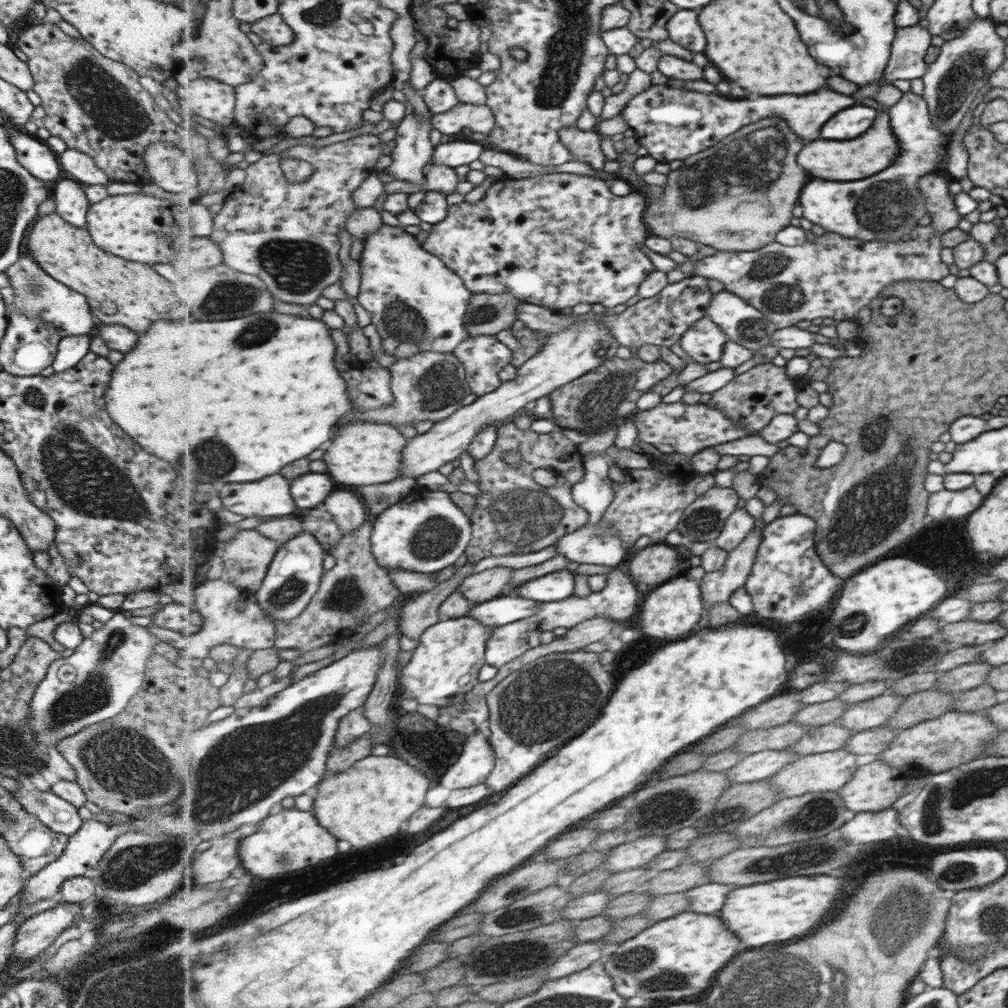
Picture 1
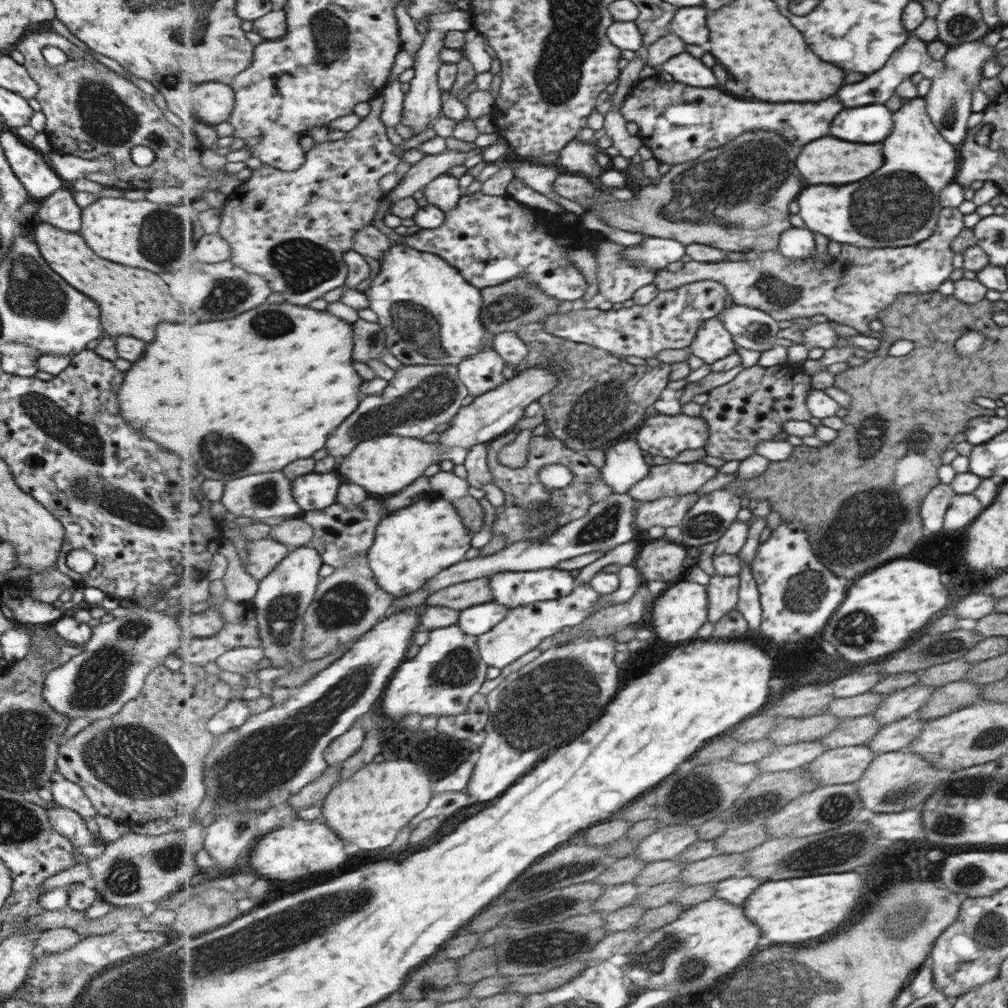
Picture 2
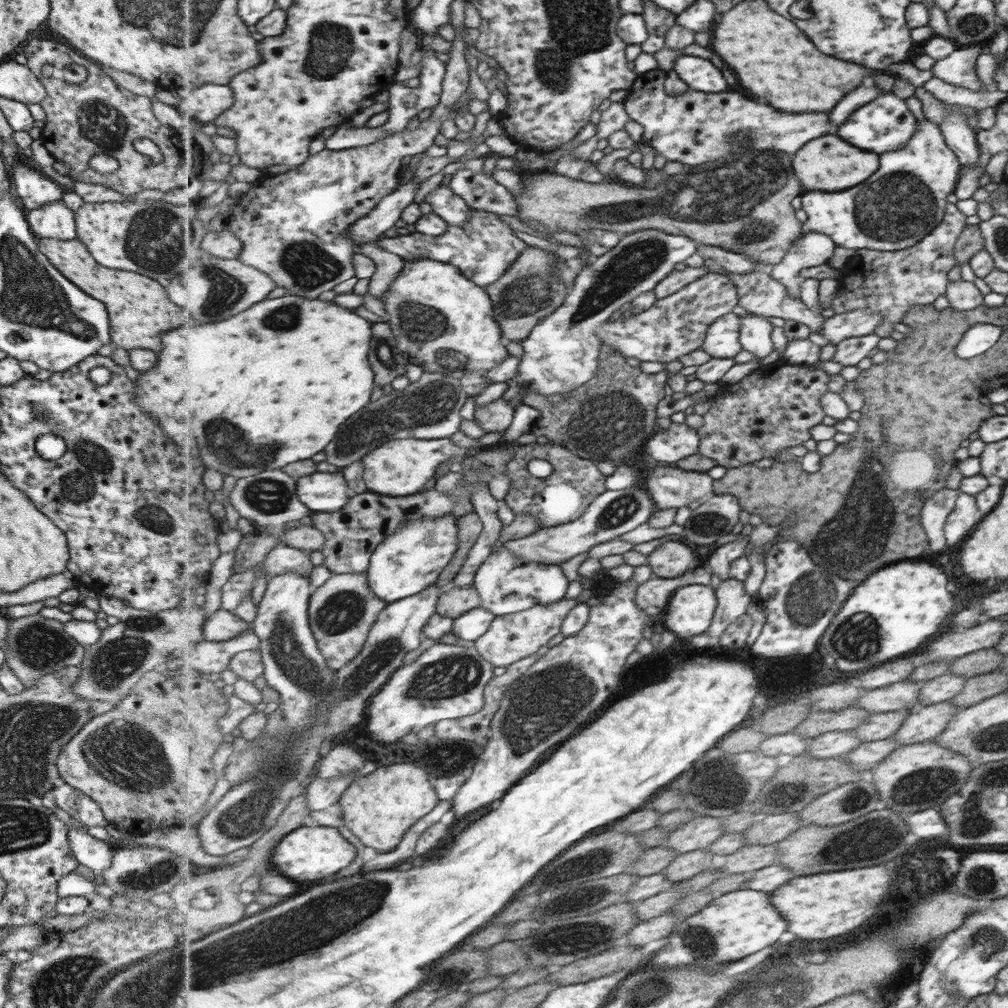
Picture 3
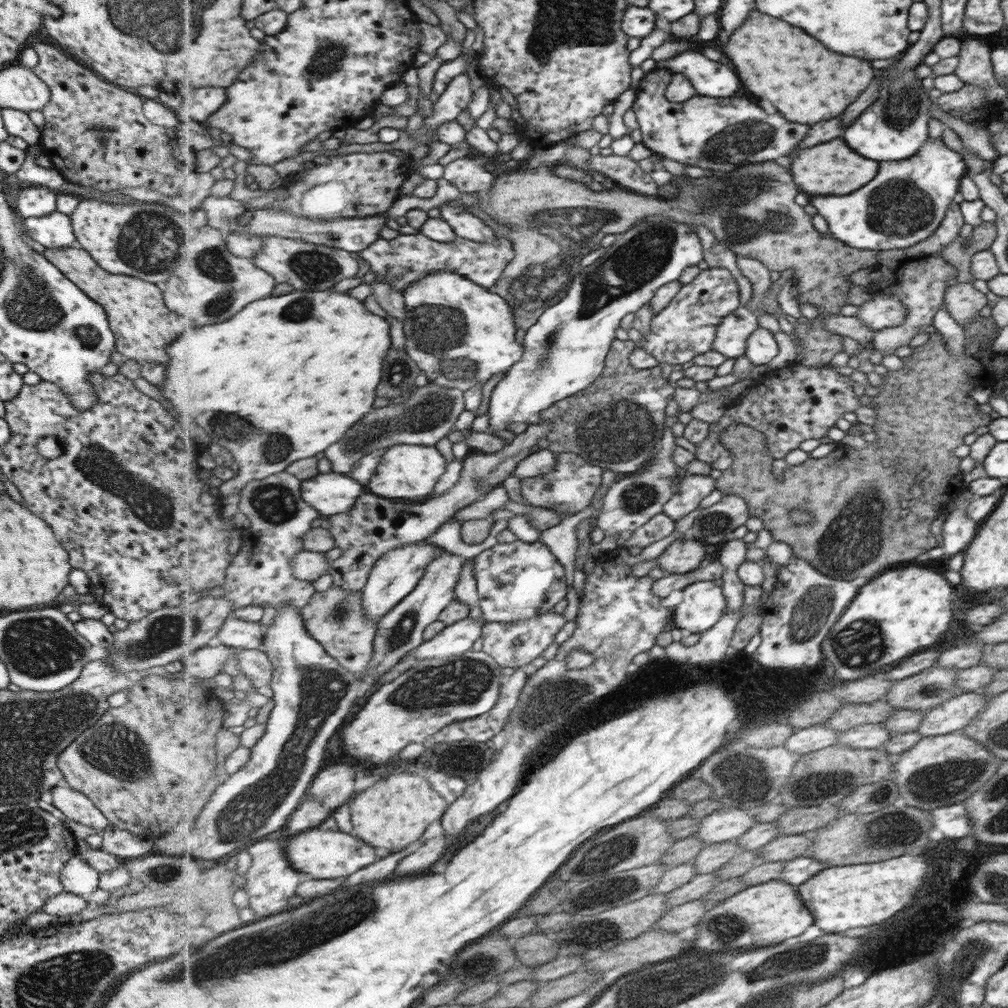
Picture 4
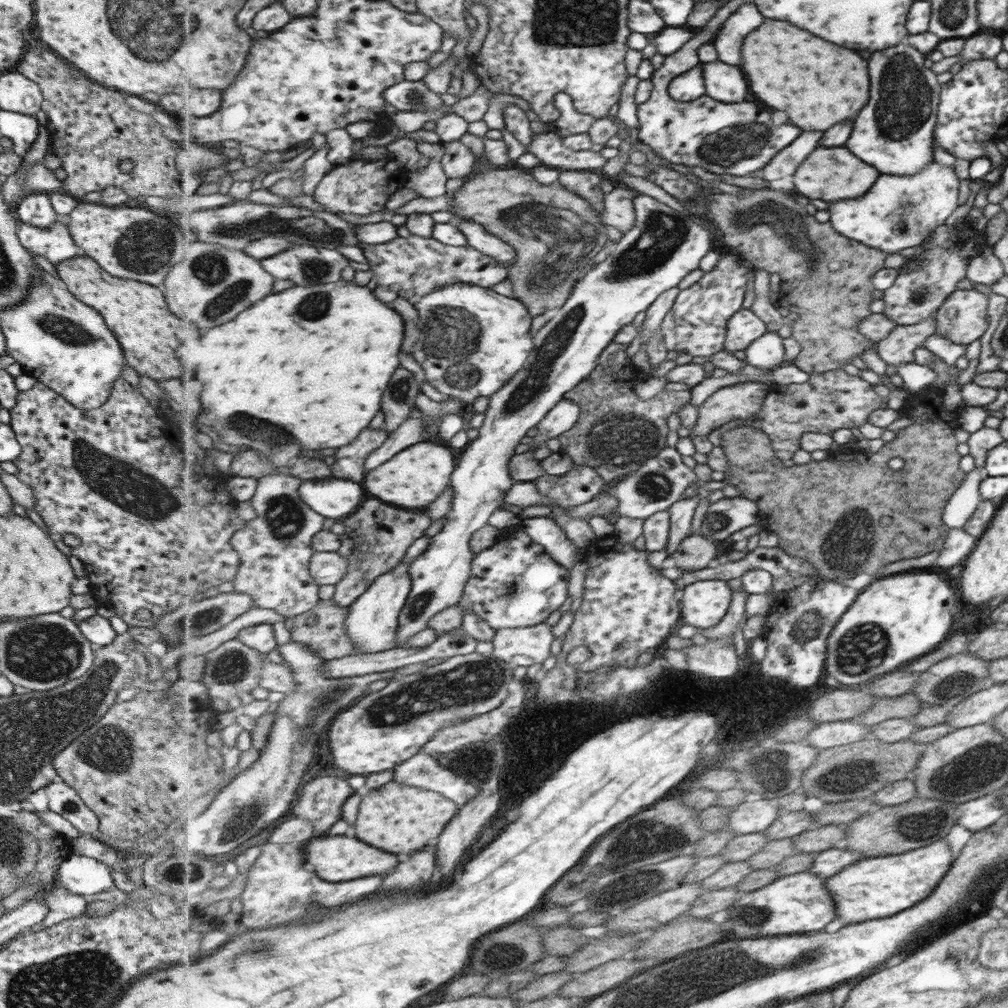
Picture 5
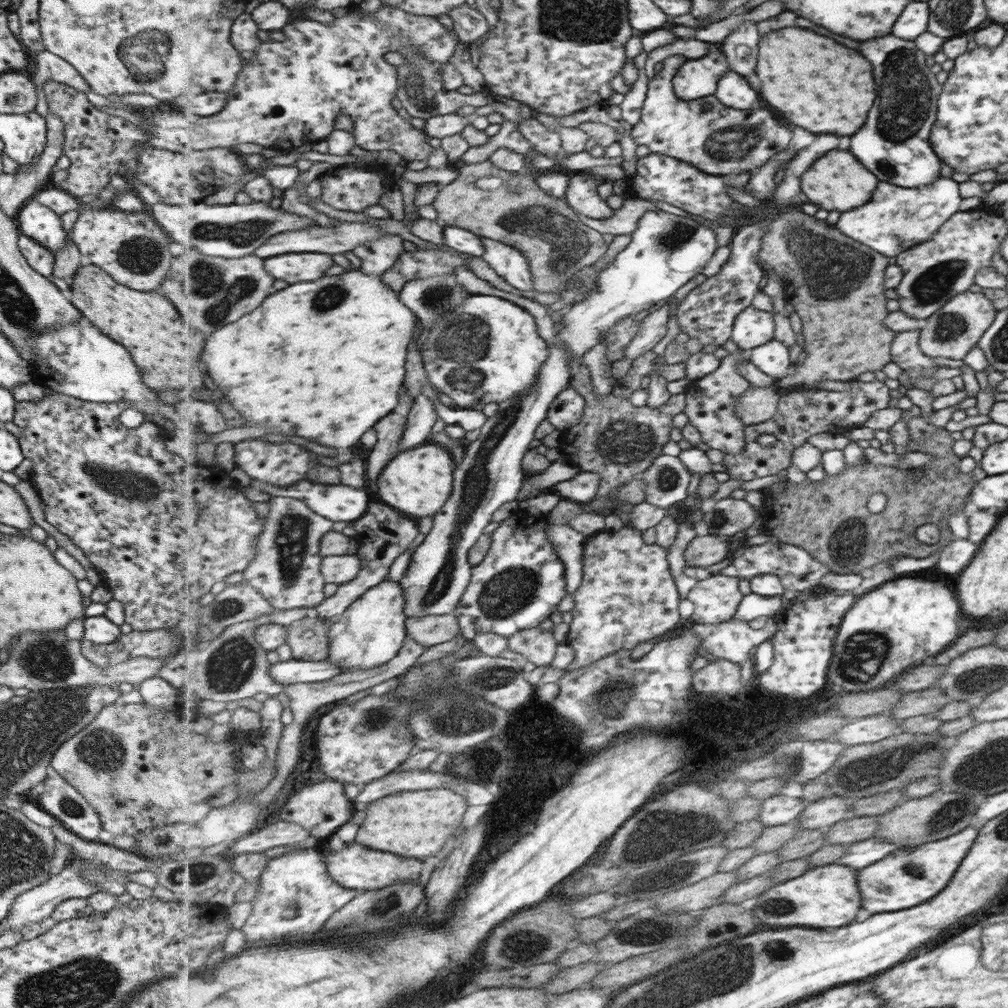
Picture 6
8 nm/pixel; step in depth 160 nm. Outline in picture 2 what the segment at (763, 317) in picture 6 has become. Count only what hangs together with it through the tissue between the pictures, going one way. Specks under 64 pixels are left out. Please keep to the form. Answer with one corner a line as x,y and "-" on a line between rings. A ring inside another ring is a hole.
718,317
706,320
702,327
698,328
698,335
690,348
693,355
709,365
738,352
734,336

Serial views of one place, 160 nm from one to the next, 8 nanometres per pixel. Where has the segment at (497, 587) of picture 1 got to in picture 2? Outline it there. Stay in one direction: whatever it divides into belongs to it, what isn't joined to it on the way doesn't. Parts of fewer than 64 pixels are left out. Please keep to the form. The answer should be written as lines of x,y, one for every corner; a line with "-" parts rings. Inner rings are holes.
477,578
461,582
432,593
425,601
425,606
445,606
463,611
467,608
486,604
494,600
494,592
489,586
491,578

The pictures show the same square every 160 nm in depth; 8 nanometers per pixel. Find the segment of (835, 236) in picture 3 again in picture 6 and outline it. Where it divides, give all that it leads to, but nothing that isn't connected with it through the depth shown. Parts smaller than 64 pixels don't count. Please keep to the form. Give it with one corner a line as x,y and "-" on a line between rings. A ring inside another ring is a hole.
939,177
929,184
917,188
903,188
879,182
875,196
863,208
851,208
841,214
837,228
861,244
867,244
883,256
895,256
934,235
951,216
957,214
957,182

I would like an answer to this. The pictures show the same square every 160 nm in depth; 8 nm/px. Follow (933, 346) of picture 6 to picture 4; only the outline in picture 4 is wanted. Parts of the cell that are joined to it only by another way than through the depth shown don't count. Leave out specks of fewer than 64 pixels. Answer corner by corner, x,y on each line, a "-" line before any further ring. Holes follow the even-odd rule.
958,283
947,288
943,304
949,316
965,328
967,323
986,305
985,295
969,283

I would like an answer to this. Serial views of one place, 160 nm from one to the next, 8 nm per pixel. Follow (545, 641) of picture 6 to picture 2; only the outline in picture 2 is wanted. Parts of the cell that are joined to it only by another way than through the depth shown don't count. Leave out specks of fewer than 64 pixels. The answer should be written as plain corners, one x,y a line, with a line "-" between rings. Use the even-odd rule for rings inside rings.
589,584
578,585
569,596
557,600
532,602
533,604
511,610
505,621
478,637
482,659
488,665
499,669
513,664
518,658
535,650
543,642
543,638
557,634
561,628
566,626
573,627
583,623
599,604
599,600
601,600
601,593

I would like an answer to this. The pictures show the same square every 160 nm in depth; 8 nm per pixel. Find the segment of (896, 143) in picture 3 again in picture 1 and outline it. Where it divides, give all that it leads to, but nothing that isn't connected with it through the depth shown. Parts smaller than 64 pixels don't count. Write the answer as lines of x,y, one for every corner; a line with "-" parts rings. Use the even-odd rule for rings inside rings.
851,106
847,112
839,112
835,120
827,122
827,128
823,128
821,136
827,140
849,140
861,136
875,118
875,110
867,106

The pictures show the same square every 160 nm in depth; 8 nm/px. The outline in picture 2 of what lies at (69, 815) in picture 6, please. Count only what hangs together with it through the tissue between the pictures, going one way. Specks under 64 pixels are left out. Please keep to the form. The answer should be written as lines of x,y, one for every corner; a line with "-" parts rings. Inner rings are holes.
63,779
49,783
47,789
50,790
53,803
76,812
84,821
93,819
93,816
97,814
90,800
85,796
78,784

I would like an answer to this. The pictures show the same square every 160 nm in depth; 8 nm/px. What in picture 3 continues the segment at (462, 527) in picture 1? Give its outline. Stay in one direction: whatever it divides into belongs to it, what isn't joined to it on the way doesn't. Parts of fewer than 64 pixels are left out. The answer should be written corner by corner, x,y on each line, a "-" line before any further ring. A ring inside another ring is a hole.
453,514
434,519
411,519
403,522
398,531
385,537
385,542
373,552
368,569
371,590
388,605
413,597
437,582
459,548
459,528

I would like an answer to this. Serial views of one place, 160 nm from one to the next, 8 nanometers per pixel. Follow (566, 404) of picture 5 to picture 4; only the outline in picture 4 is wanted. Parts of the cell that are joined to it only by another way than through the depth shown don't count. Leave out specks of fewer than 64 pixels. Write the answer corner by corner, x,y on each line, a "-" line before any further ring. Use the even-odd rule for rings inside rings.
537,421
529,424
527,431
516,435
499,452
465,457
459,480
442,495
431,496
419,503
401,504
389,498
367,494
357,500
353,510
326,518
330,523
329,529
337,548
343,551
343,556
331,566
330,575
334,579
334,586
343,590
363,591
375,564
383,554
395,548
428,540
438,528
449,522
453,515
482,500
499,487
503,480
507,480
522,460
531,456
529,450
537,444
540,437
546,438
549,431
552,431
552,424
542,424

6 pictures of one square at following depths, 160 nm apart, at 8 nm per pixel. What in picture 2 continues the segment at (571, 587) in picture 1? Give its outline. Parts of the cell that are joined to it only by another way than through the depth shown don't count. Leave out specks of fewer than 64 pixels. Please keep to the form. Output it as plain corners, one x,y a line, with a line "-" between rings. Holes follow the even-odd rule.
545,568
542,570
533,570
528,572
501,572
493,575
489,586
494,592
494,600
501,606
507,606
512,610
521,606
527,606
527,604
533,604
532,602
541,602
544,600
557,600
564,596
569,596
577,584
575,577
569,570
562,570
561,568

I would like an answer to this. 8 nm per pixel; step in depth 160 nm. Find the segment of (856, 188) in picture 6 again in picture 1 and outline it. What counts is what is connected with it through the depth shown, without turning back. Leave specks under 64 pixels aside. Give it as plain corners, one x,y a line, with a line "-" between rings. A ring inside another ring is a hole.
884,111
875,116
873,127
871,126
859,136
859,140
819,140
819,142
815,140
811,142
799,154
799,164
803,164
803,168
807,168
813,176
819,176
825,180
849,182
849,180
861,180
861,178
867,178
867,176
873,176
885,170
895,158
897,158
897,138
891,134
889,117

